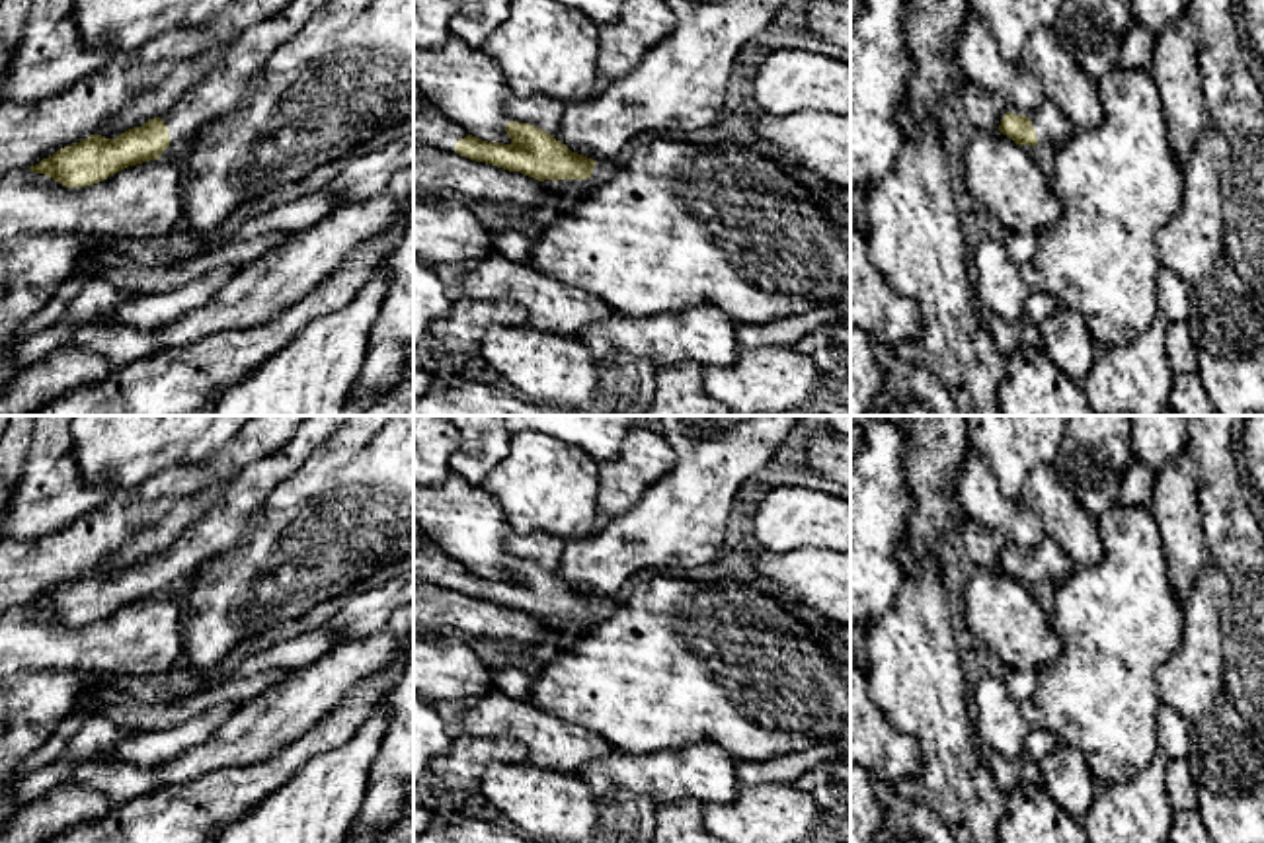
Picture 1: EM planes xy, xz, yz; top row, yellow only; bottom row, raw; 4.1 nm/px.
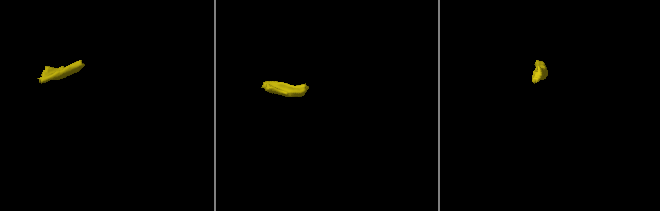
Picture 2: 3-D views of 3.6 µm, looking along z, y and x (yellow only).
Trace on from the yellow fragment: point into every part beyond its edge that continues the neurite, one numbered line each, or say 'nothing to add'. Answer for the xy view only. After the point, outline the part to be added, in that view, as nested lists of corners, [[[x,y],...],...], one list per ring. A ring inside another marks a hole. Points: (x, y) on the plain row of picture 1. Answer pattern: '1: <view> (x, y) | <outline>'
1: xy (217, 529) | [[[308,416],[279,453],[248,464],[226,486],[222,498],[160,552],[170,568],[170,583],[160,597],[185,605],[195,574],[244,535],[250,519],[261,509],[269,494],[296,472],[308,455],[349,418]]]

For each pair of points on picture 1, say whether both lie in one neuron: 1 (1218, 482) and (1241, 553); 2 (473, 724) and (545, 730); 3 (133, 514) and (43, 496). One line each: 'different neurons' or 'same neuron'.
1: same neuron
2: same neuron
3: different neurons

